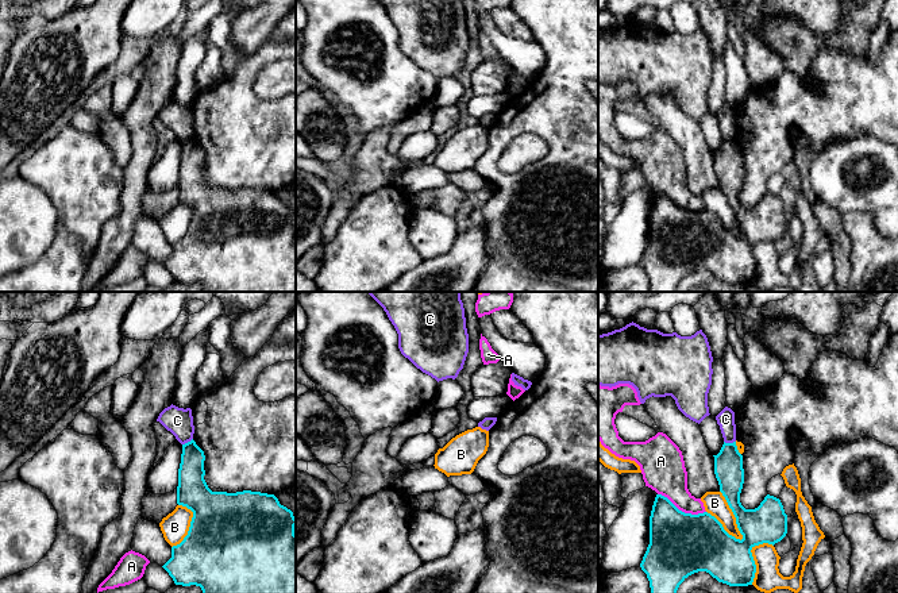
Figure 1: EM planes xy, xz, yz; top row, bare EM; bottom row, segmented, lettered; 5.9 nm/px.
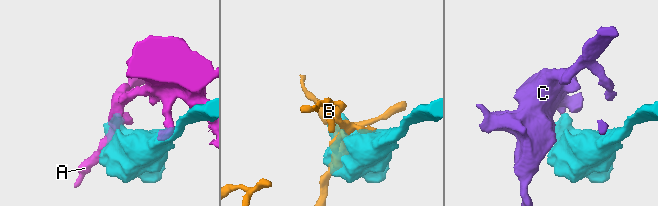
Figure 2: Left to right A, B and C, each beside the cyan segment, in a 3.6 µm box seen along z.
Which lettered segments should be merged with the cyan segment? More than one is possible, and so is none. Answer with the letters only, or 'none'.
none

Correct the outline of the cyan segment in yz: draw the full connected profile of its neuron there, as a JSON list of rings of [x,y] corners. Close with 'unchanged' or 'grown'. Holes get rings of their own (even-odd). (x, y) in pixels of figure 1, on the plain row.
[[[736,139],[722,142],[714,154],[714,172],[720,189],[732,207],[743,236],[729,232],[710,211],[698,212],[679,208],[667,195],[656,192],[650,213],[650,242],[640,261],[650,278],[651,292],[677,292],[679,282],[691,272],[706,269],[718,280],[729,284],[752,282],[756,262],[751,247],[755,243],[781,239],[787,231],[787,212],[779,196],[767,192],[755,207],[745,207],[740,200],[744,181],[743,153]]] | unchanged

